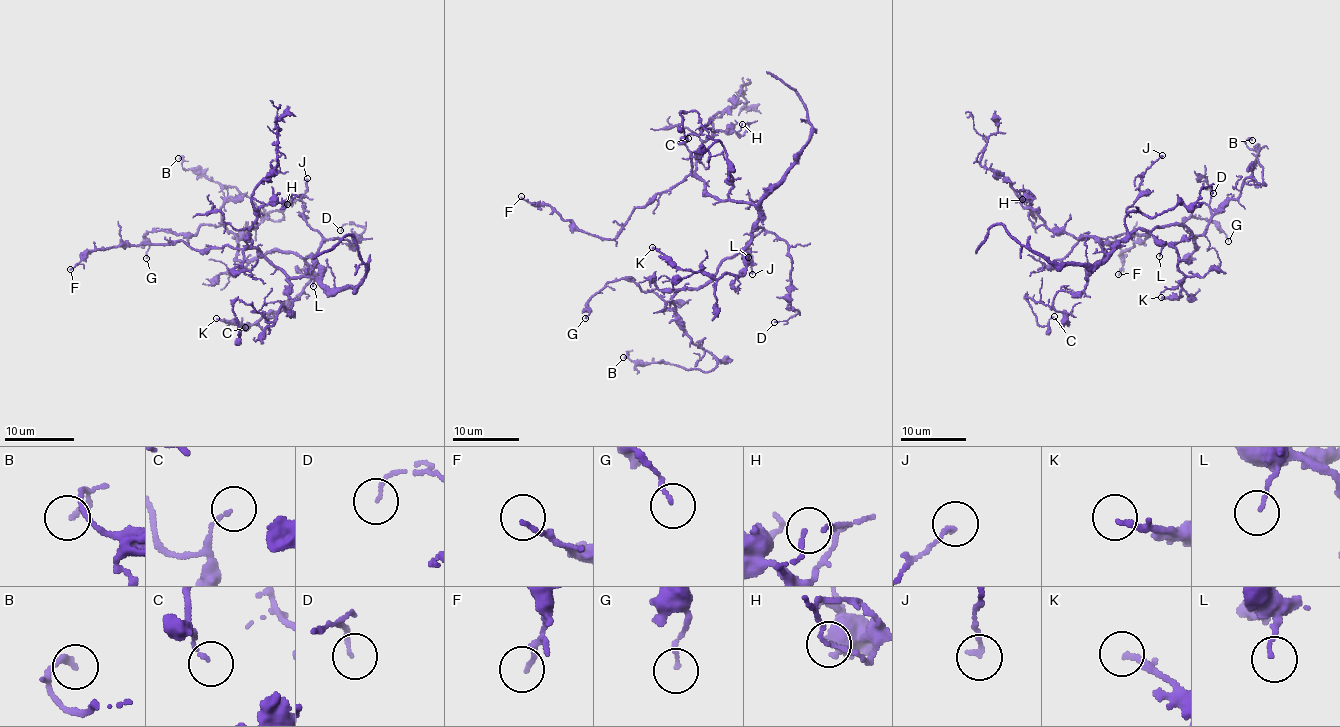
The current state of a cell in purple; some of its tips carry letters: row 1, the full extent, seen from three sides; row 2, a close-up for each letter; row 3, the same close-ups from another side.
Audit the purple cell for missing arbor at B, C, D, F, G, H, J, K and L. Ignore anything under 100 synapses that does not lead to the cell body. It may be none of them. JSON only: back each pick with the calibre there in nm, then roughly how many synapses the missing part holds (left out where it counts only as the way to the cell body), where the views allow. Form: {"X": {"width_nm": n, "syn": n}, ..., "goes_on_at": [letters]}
{"goes_on_at": []}

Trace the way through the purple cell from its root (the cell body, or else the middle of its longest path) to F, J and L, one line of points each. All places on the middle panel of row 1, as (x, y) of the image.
F: (751, 228), (753, 205), (714, 199), (694, 176), (636, 206), (614, 239), (582, 232), (521, 196)
J: (751, 228), (764, 229), (746, 244), (746, 251), (752, 257), (752, 274)
L: (751, 228), (749, 245), (743, 250), (749, 261), (748, 257)

